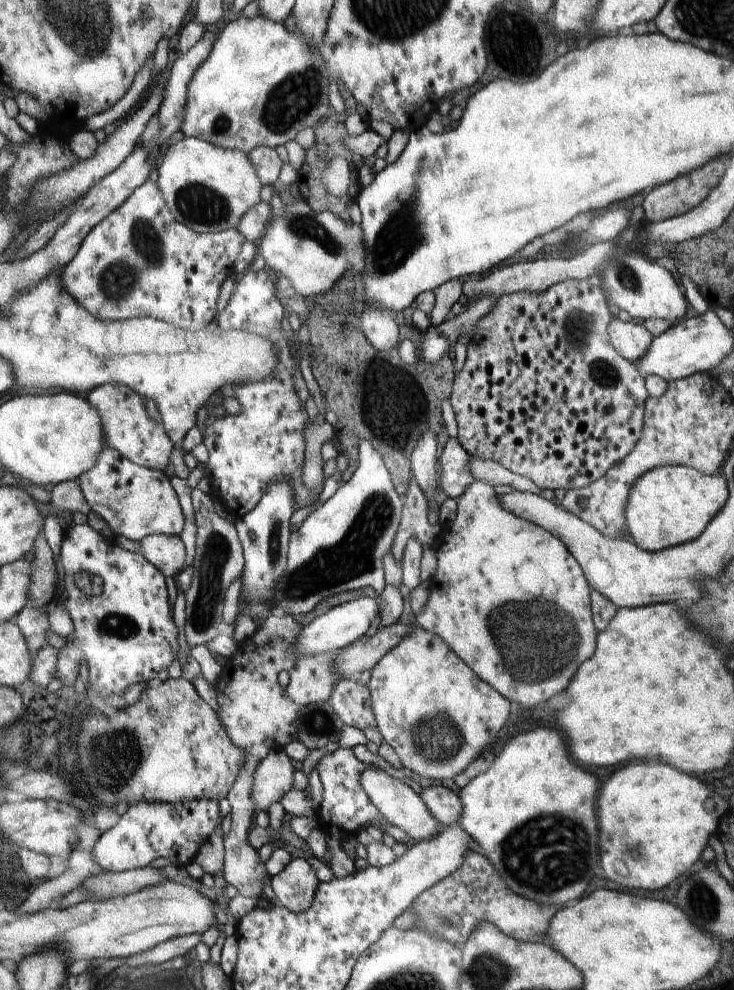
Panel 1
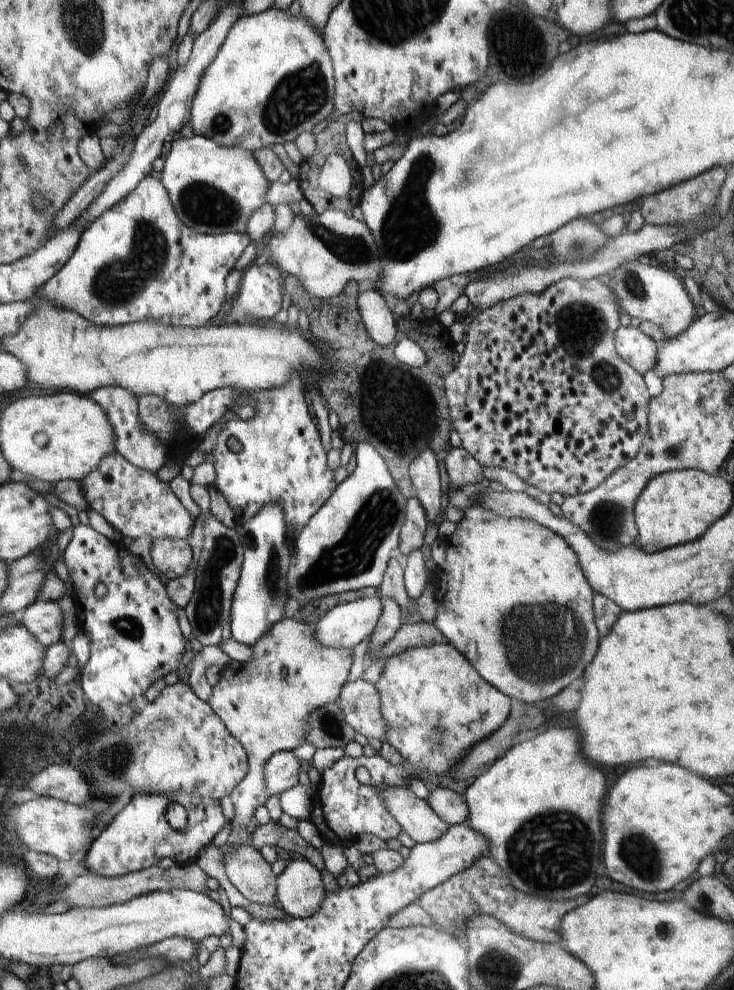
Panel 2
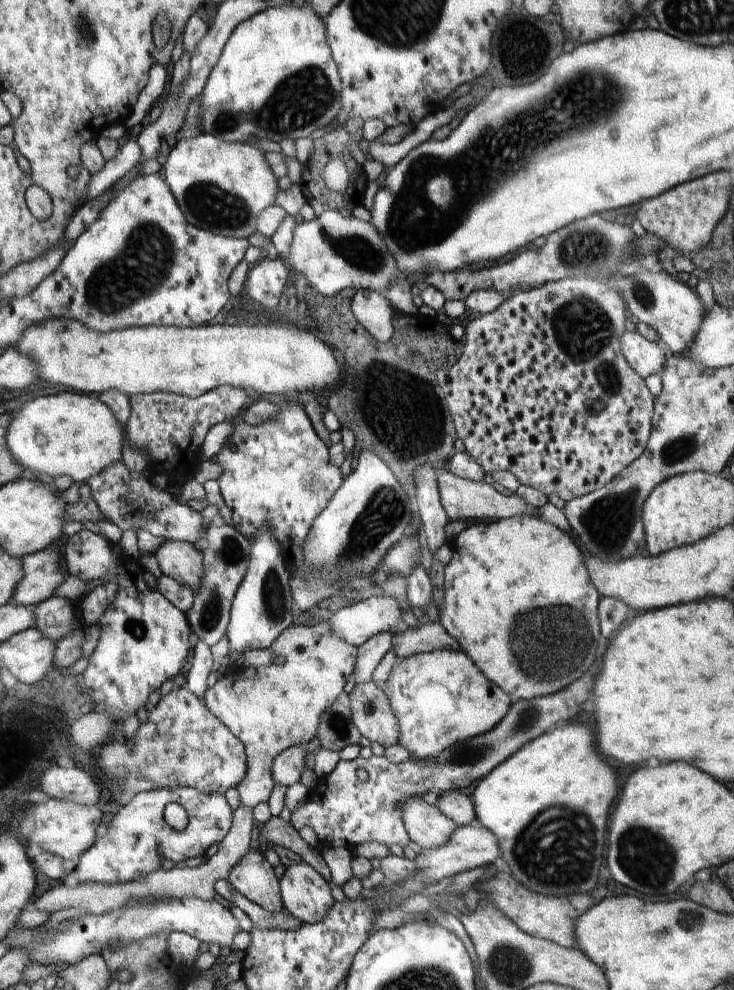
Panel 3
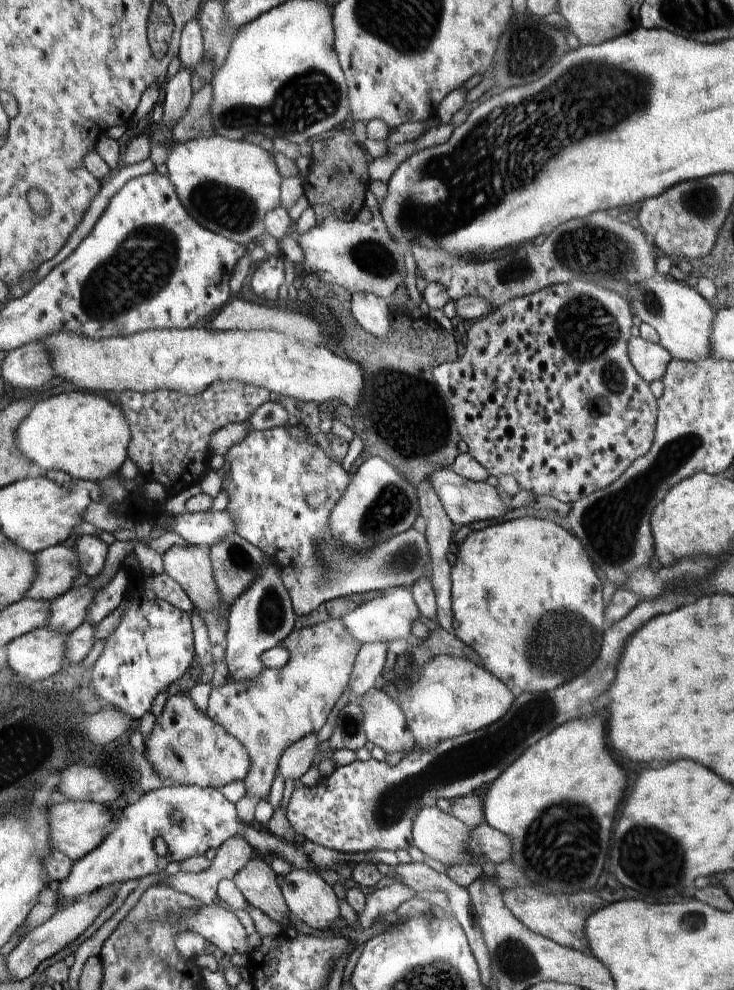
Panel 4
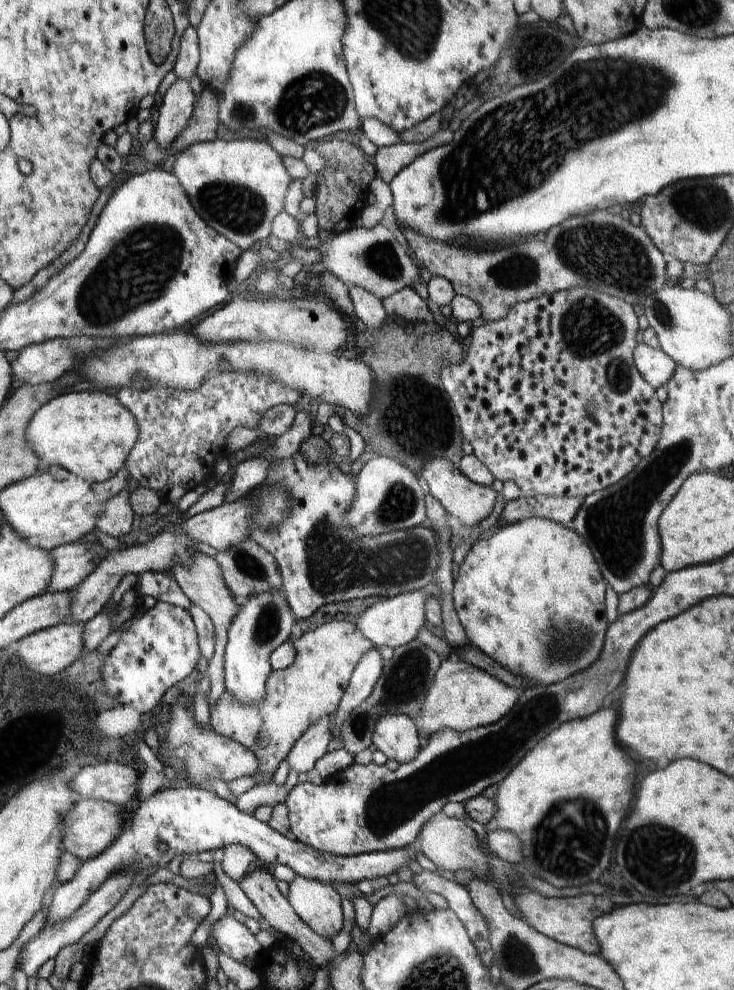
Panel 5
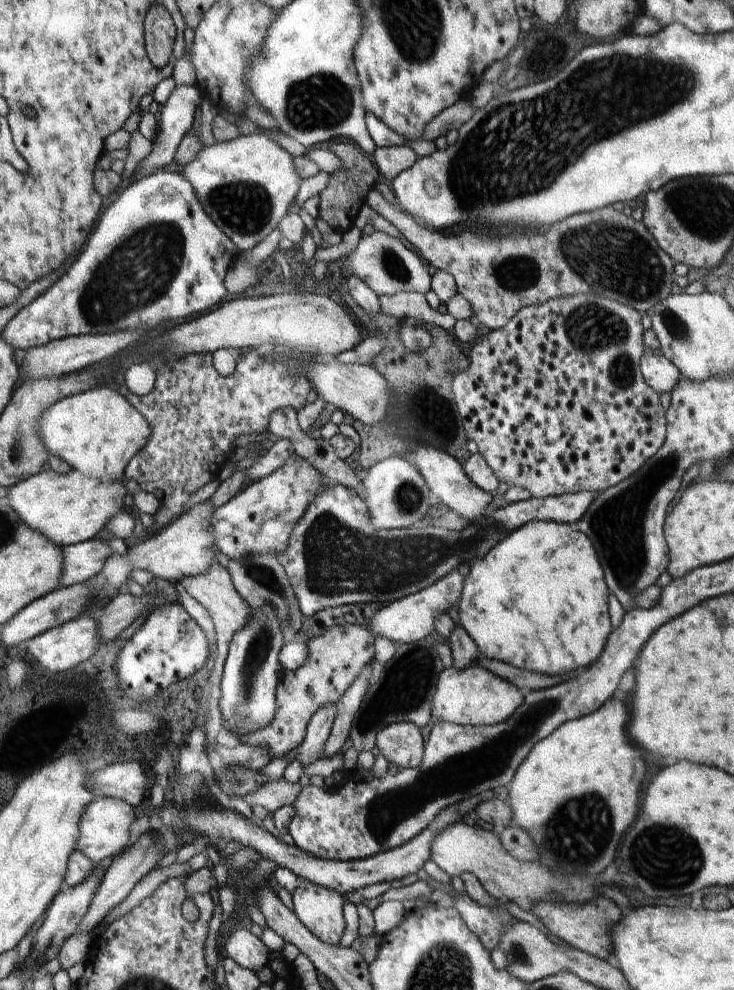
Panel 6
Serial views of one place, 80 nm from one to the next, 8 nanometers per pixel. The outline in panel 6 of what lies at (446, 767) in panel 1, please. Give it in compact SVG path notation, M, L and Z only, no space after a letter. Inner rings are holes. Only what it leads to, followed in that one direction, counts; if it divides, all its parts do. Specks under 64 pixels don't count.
M475 665L458 670L456 666L452 666L443 668L439 673L430 714L434 723L444 720L458 726L496 725L516 712L516 708L522 704L523 696L524 693L518 688L488 672L486 668Z

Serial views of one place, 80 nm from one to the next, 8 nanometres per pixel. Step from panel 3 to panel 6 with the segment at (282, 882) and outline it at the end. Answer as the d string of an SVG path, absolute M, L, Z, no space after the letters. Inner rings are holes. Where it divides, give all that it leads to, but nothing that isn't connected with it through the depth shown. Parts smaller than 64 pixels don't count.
M302 879L292 892L294 913L321 942L338 947L346 924L343 905L346 900L338 892Z

